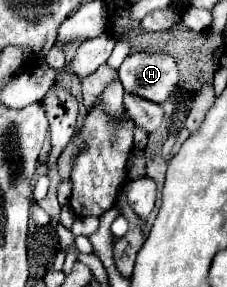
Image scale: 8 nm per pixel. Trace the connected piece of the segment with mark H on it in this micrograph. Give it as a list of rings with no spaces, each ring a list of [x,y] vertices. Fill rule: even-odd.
[[[134,52],[120,66],[120,82],[124,90],[160,104],[178,88],[178,68],[168,54]]]

